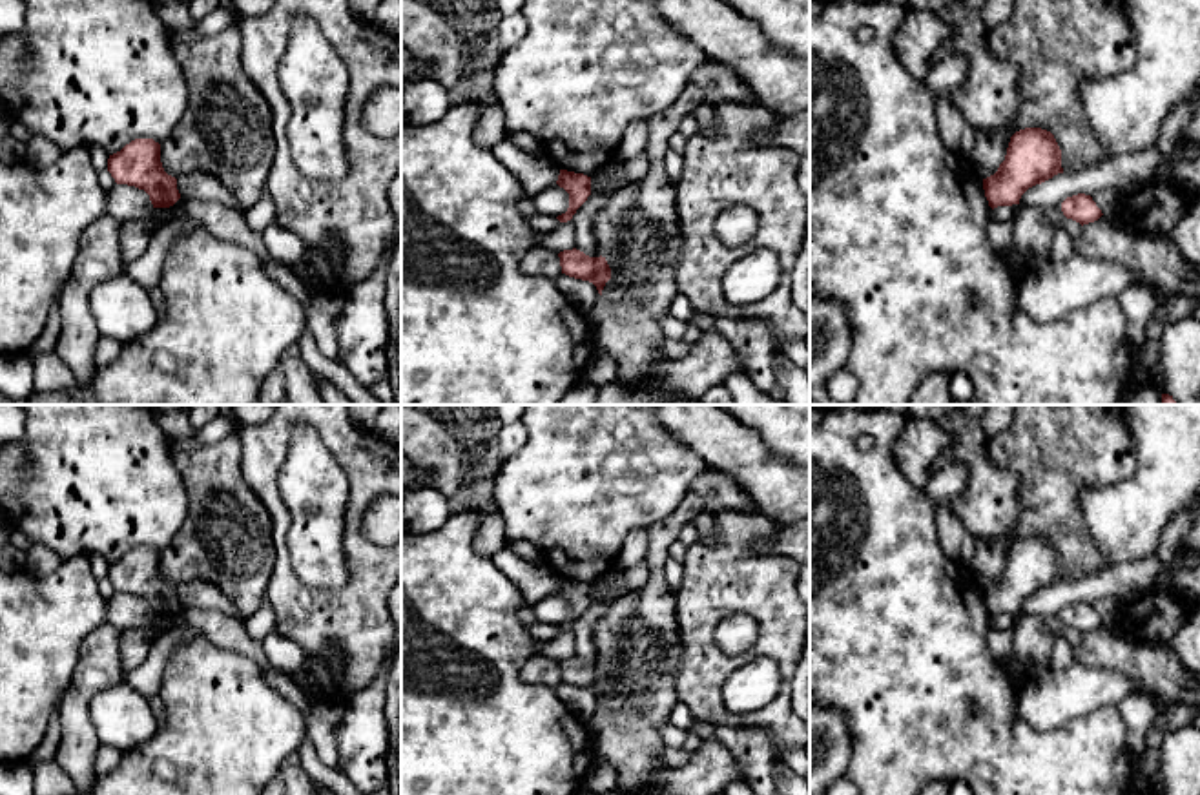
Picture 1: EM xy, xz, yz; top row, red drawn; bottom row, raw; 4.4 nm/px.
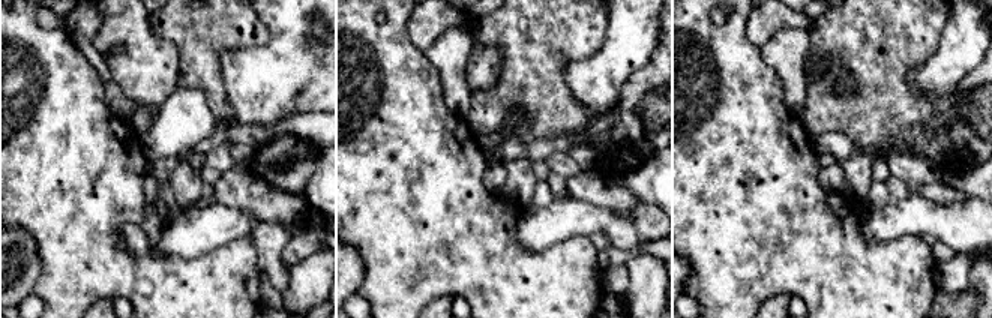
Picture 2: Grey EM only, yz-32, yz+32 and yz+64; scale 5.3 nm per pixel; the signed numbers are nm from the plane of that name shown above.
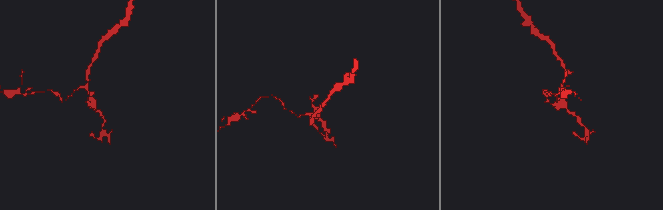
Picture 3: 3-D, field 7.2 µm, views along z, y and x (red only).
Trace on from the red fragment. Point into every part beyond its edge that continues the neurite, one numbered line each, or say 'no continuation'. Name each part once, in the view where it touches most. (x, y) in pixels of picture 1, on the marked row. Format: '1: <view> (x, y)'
no continuation

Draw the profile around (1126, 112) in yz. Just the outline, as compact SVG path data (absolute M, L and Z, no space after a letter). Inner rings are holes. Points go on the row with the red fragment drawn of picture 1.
M1125 0L1123 15L1136 36L1134 66L1081 84L1085 117L1111 159L1154 150L1169 111L1200 88L1200 0Z

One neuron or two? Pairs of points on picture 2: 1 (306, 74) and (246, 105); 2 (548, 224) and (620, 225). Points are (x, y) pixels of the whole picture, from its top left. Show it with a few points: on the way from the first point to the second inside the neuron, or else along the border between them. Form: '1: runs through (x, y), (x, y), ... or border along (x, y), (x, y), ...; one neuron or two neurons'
1: runs through (291, 75), (267, 84), (261, 90); one neuron
2: runs through (566, 222), (602, 222); one neuron

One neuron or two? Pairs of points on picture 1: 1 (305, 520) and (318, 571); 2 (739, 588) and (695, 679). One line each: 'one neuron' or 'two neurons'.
1: one neuron
2: one neuron

